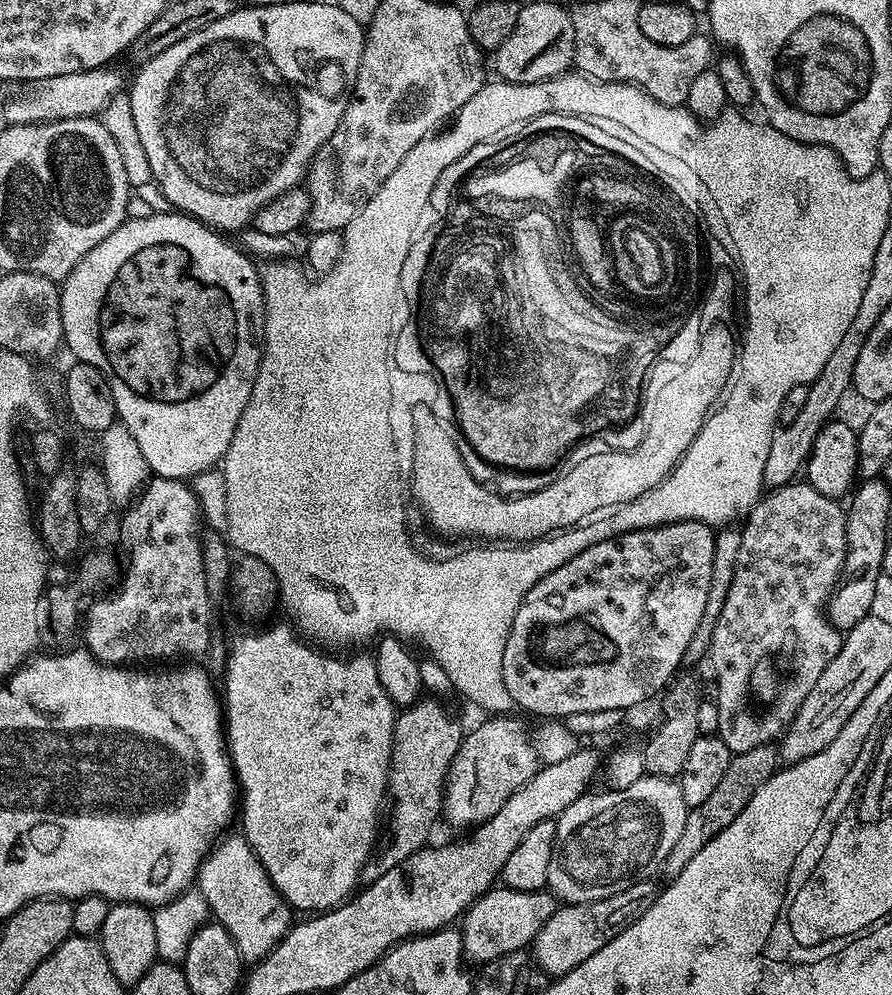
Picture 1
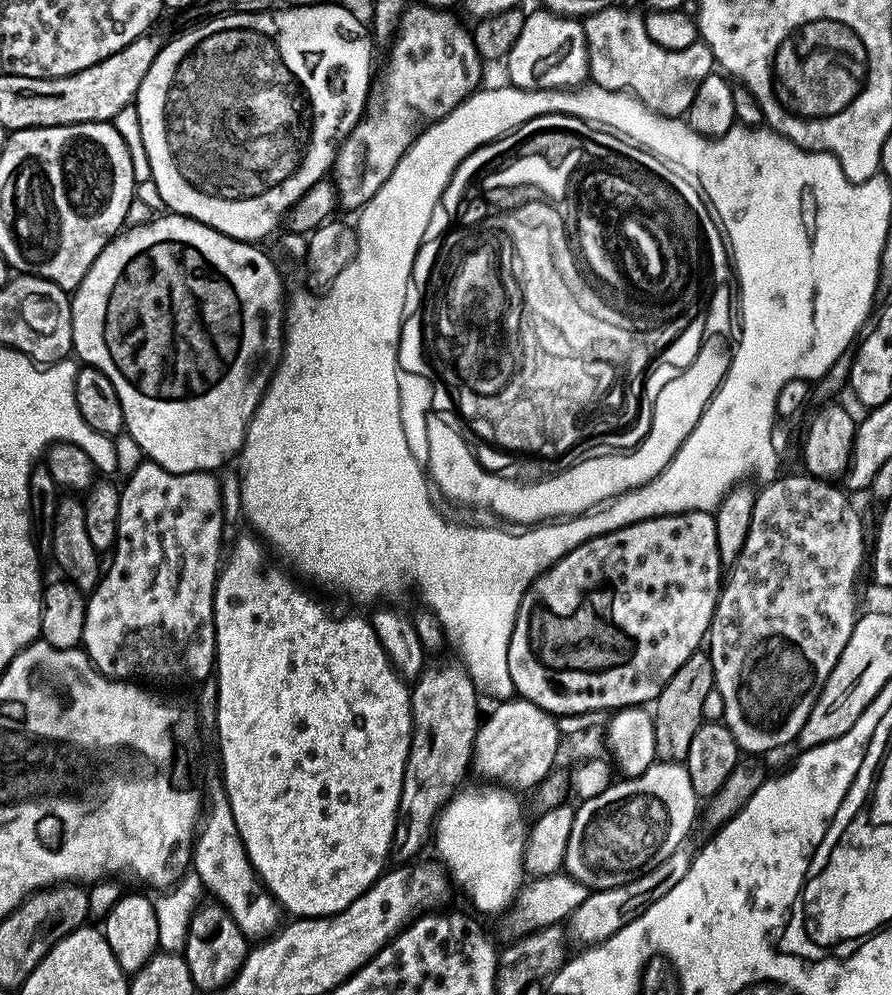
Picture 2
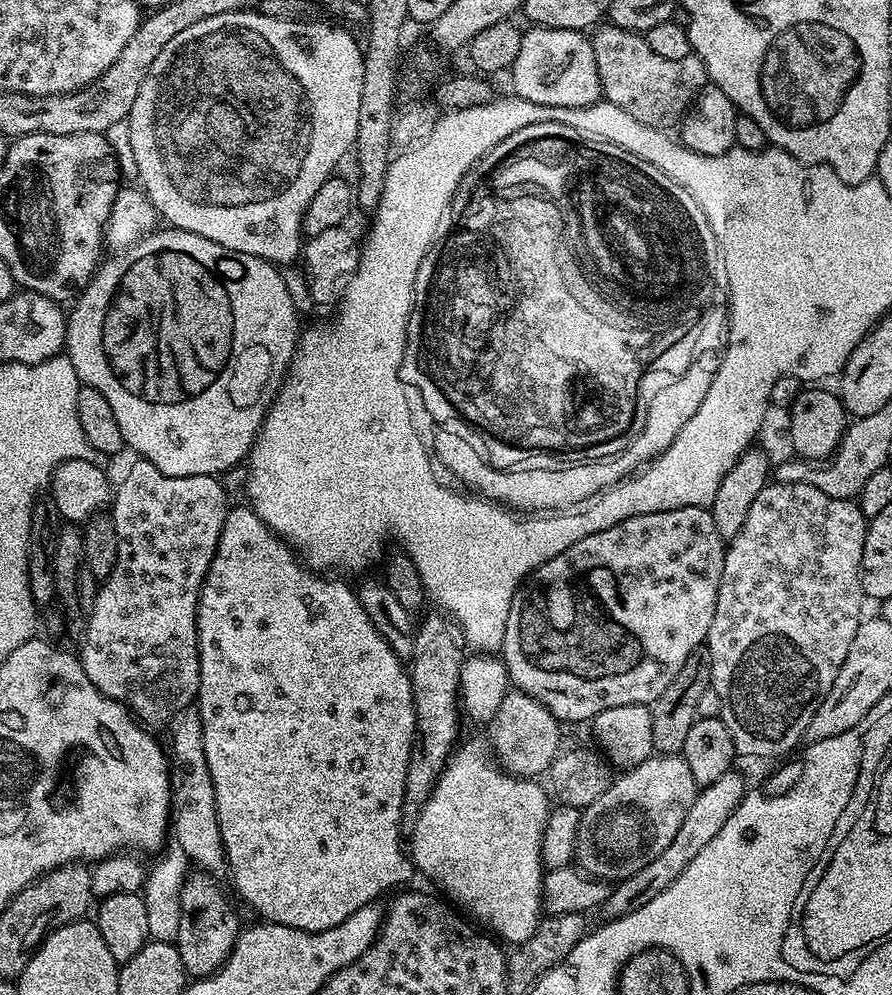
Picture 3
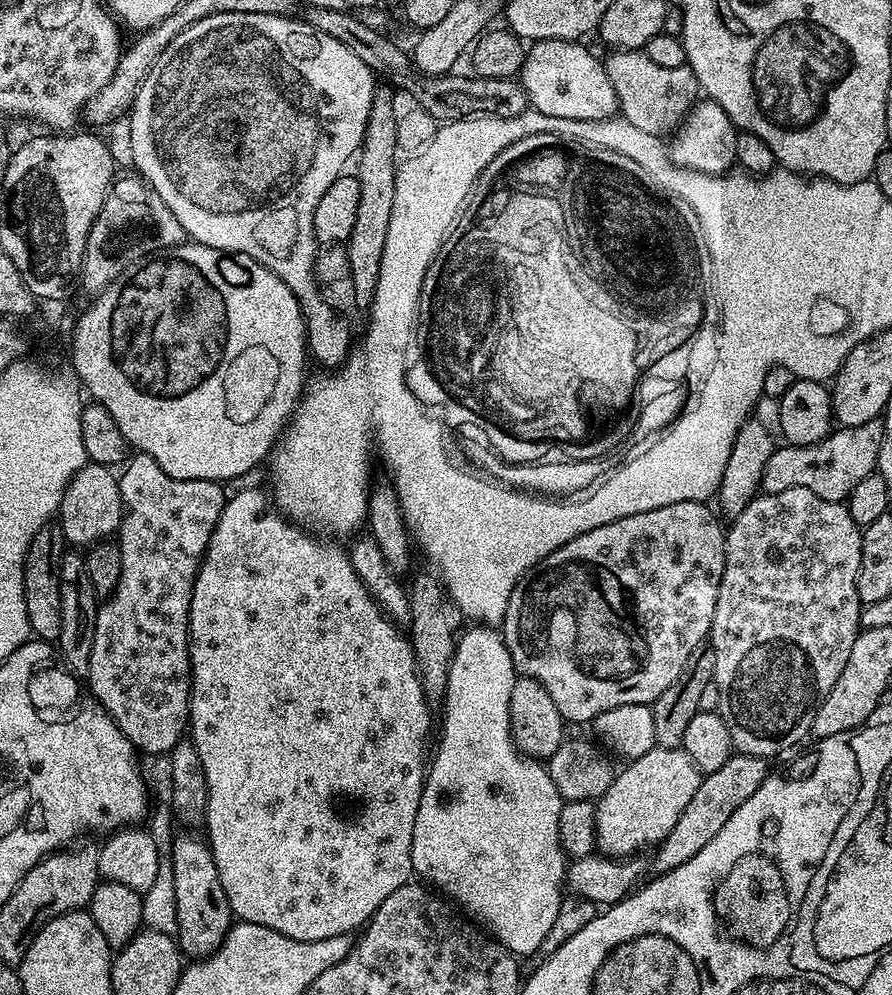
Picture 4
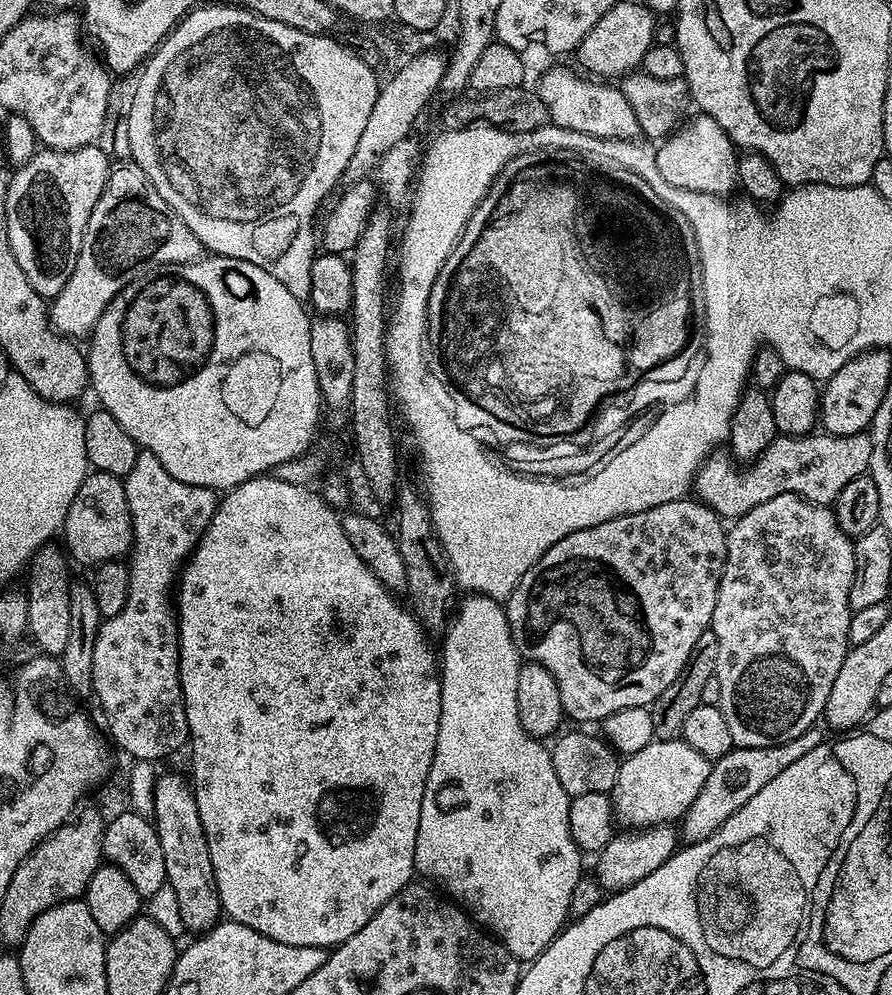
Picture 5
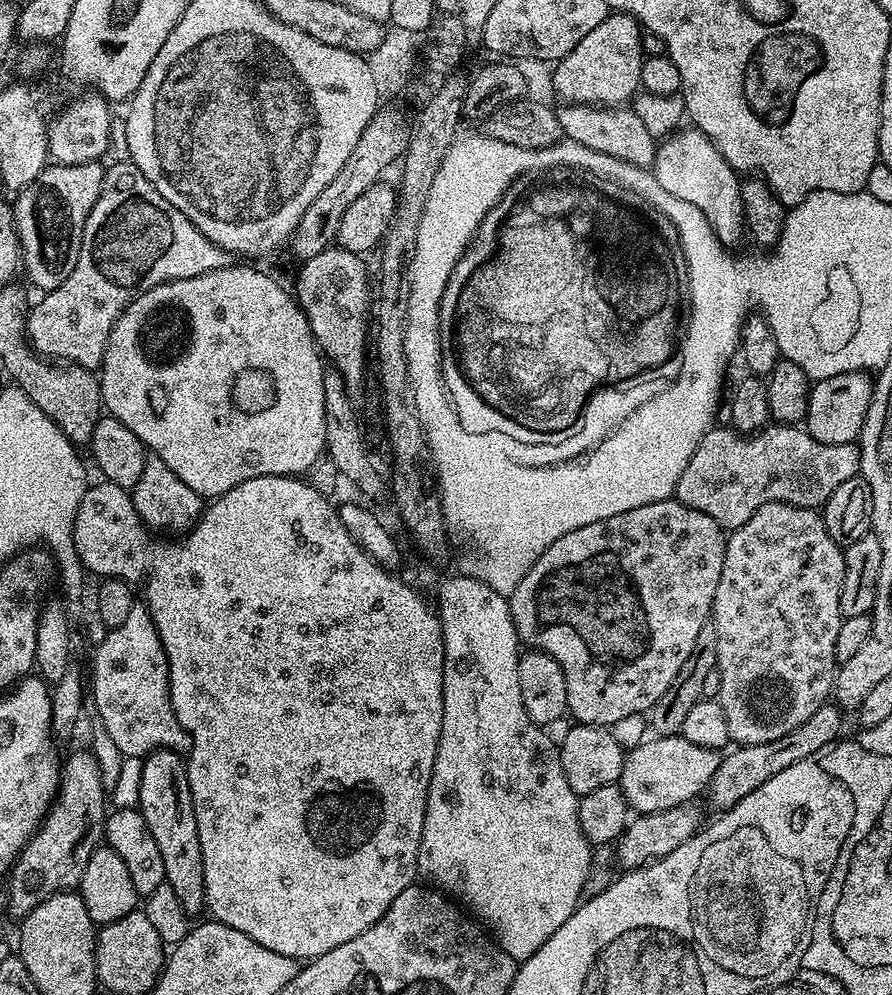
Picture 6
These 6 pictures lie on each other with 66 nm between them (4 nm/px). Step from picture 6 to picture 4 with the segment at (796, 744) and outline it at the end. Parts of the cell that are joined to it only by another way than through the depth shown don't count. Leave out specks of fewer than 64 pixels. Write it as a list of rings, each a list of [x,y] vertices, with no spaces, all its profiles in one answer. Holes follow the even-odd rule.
[[[734,754],[726,766],[707,773],[701,779],[698,790],[694,790],[694,798],[690,798],[686,810],[682,810],[682,818],[678,818],[674,830],[670,830],[663,844],[655,849],[655,871],[669,872],[682,866],[682,862],[690,862],[690,858],[694,858],[694,854],[698,854],[698,850],[702,850],[702,846],[706,846],[706,842],[710,842],[710,838],[714,838],[714,834],[726,826],[730,814],[734,814],[734,810],[738,810],[738,806],[742,806],[742,802],[746,802],[746,798],[750,798],[750,794],[754,794],[754,790],[758,790],[758,786],[768,779],[768,764],[767,759],[758,756]]]

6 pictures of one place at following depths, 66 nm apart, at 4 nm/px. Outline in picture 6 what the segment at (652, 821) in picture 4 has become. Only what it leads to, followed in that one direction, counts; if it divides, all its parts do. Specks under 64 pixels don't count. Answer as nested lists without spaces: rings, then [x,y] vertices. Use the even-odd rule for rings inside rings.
[[[679,734],[656,736],[645,739],[643,744],[625,755],[618,783],[633,813],[670,810],[670,806],[695,801],[696,795],[699,792],[701,795],[712,781],[721,759],[717,749],[694,746],[694,742],[686,742],[686,738]]]

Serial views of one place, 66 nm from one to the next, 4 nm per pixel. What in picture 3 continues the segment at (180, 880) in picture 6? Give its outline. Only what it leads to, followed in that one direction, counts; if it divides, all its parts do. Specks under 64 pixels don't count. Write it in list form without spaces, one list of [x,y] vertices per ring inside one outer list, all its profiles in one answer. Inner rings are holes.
[[[203,870],[189,871],[181,890],[181,917],[178,918],[176,949],[189,977],[210,976],[224,963],[240,937],[242,923],[236,917],[230,901],[216,885],[217,877]]]

